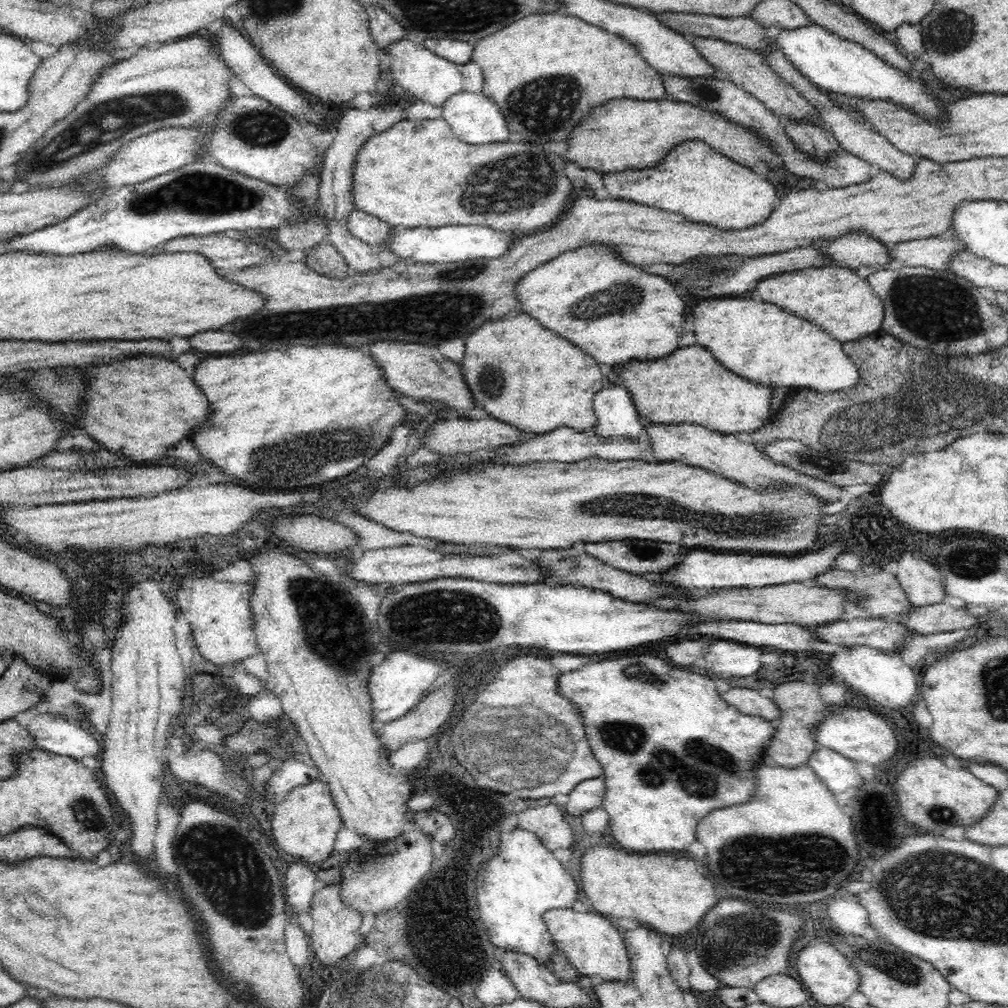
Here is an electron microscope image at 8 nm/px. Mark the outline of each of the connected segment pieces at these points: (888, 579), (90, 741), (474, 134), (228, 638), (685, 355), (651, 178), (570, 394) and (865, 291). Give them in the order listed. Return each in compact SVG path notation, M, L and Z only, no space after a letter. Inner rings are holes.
M868 565L856 571L844 571L835 569L828 571L824 575L818 575L813 578L820 586L826 588L841 589L842 593L857 592L865 594L869 600L866 603L857 605L860 608L868 611L871 617L880 618L886 621L899 621L902 617L908 616L910 610L914 610L914 604L908 601L908 595L897 582L897 578L892 573L884 572L884 569L875 570L869 569Z
M36 715L25 728L37 738L38 748L46 752L79 759L102 750L102 741L94 732L82 729L74 721Z
M462 90L454 94L443 104L442 118L450 126L451 132L458 136L458 140L466 144L496 144L513 139L508 138L510 130L501 108L483 92L474 94Z
M184 578L178 584L176 604L190 621L193 646L197 646L202 659L227 668L250 658L258 652L254 626L252 584L250 582L216 582L214 578Z
M702 346L678 348L660 360L630 360L618 381L628 389L640 416L650 423L688 423L722 434L748 436L771 418L772 388L726 372Z
M682 141L668 150L657 165L636 170L624 178L624 172L618 172L614 176L602 176L604 189L608 192L610 200L630 200L638 204L657 208L658 210L672 212L684 216L690 221L700 224L717 225L718 228L746 228L748 225L759 224L770 216L774 208L774 200L777 199L776 188L766 177L760 176L745 165L738 164L732 157L718 153L718 150L710 148L704 141Z
M517 311L508 317L504 316L492 322L482 323L478 330L472 331L465 338L465 353L460 365L466 384L468 384L468 389L472 391L473 398L482 403L484 409L490 413L490 417L507 422L522 431L531 433L547 433L560 427L568 427L577 431L586 431L594 427L597 420L593 409L594 394L596 394L596 390L607 388L609 385L604 384L604 374L600 372L600 366L598 366L596 360L590 360L590 356L586 356L586 352L582 352L580 348L574 348L574 344L570 344L568 340L562 340L558 334L546 332L546 328L542 328L538 324L538 320L530 320L530 315Z
M832 264L767 276L766 280L756 285L754 294L754 300L764 300L780 308L786 308L786 312L794 312L796 316L802 316L812 324L818 324L840 342L860 340L872 332L880 332L885 317L882 299L874 294L867 279L858 275L855 269L836 267Z

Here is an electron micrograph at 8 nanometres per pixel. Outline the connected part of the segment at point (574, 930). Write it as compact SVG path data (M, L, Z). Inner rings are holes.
M554 909L545 912L544 921L553 936L557 952L564 954L581 975L586 974L598 981L630 982L632 980L632 959L622 940L622 934L616 930L617 924L612 920L599 913Z

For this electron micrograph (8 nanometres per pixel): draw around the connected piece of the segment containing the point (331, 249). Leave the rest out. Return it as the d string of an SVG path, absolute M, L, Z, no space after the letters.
M328 240L320 241L316 246L312 246L310 254L306 254L306 257L304 262L318 273L341 277L349 269L343 256Z

